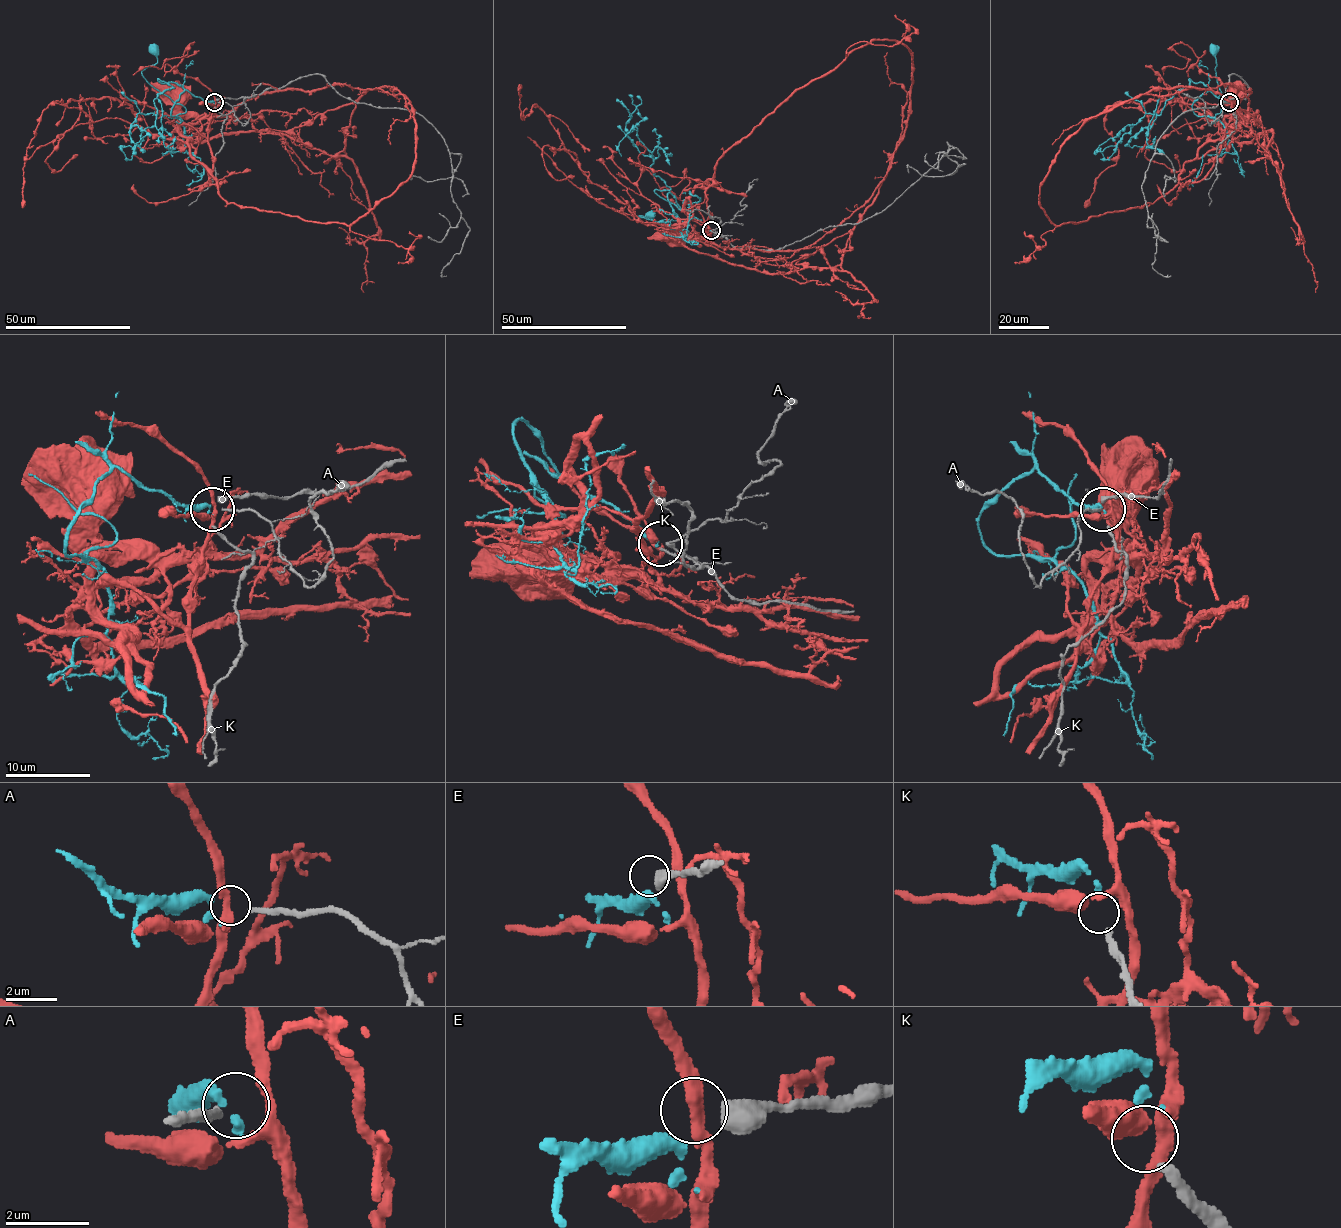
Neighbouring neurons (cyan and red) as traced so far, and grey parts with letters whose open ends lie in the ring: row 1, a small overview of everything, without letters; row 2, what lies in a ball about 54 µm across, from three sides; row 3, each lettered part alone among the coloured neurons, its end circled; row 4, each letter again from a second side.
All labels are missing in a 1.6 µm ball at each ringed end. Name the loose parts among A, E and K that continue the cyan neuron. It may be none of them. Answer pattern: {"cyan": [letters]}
{"cyan": ["K"]}

